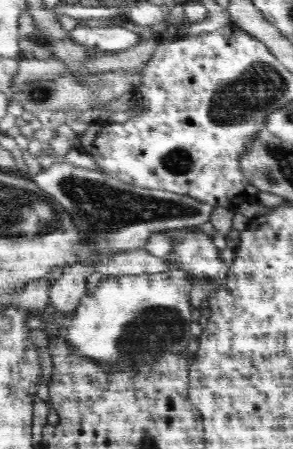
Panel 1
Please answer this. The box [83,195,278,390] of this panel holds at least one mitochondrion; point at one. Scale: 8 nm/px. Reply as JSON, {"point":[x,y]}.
{"point":[154,328]}

